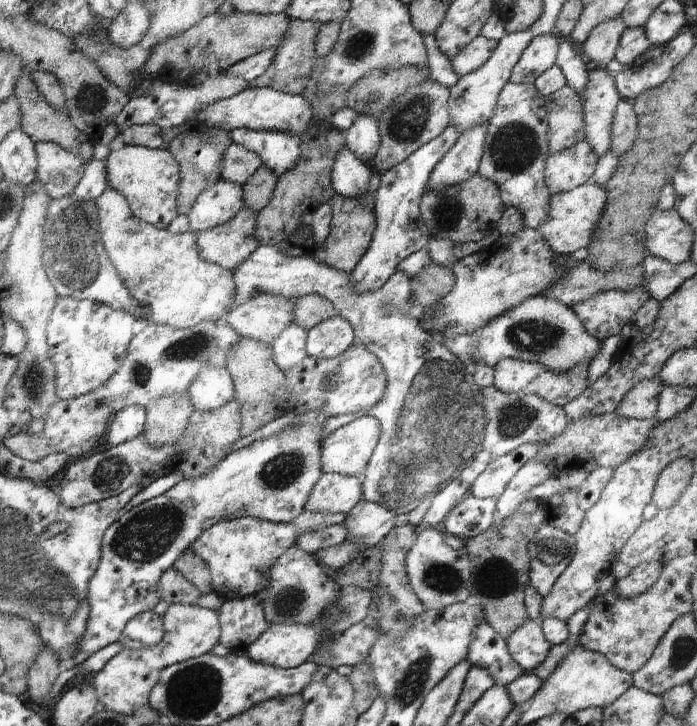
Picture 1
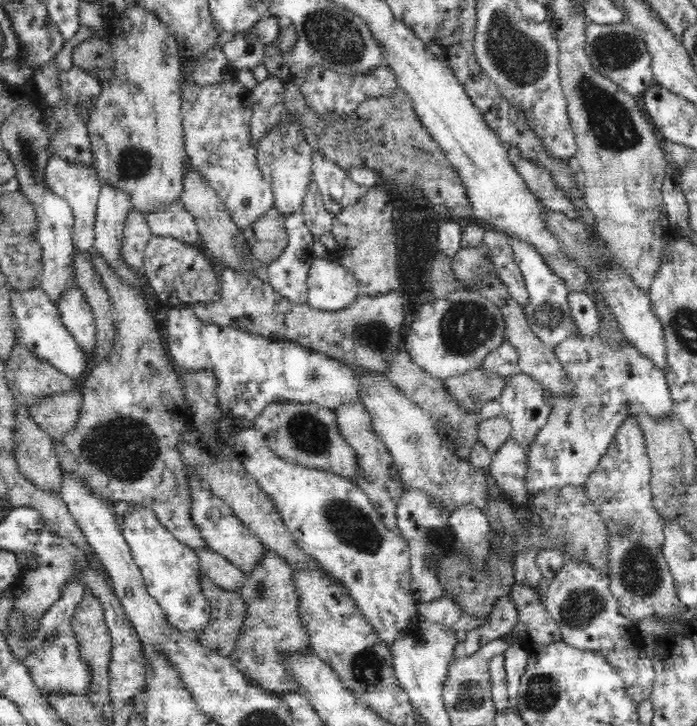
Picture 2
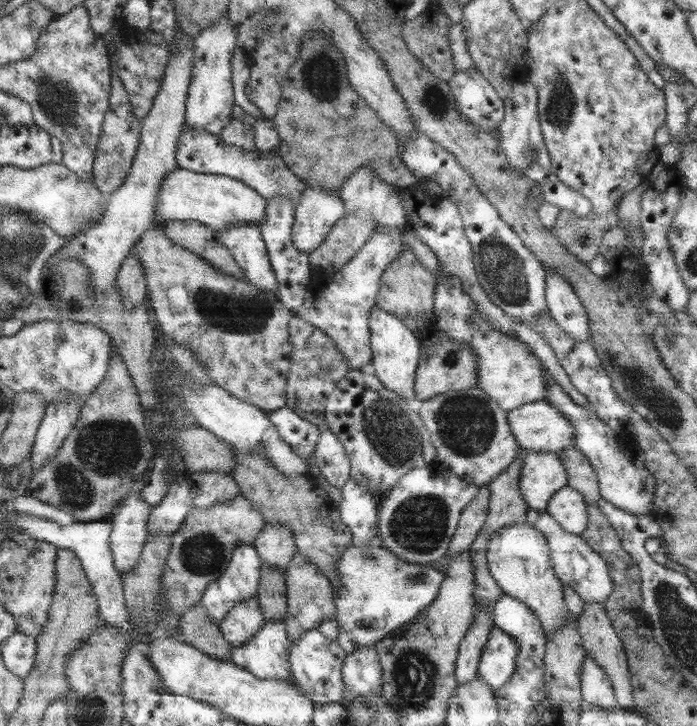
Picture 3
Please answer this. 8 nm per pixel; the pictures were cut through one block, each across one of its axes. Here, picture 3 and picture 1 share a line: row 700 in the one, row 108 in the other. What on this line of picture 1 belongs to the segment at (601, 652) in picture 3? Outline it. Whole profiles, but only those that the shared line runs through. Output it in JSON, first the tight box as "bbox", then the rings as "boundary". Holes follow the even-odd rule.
{"bbox":[609,99,638,158],"boundary":[[[620,99],[615,108],[609,138],[609,150],[616,158],[623,156],[633,146],[638,130],[636,123],[631,103]]]}

